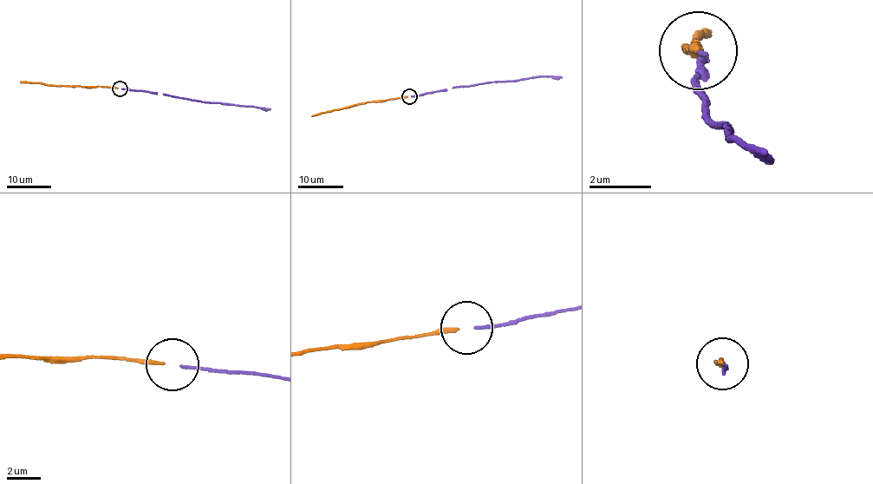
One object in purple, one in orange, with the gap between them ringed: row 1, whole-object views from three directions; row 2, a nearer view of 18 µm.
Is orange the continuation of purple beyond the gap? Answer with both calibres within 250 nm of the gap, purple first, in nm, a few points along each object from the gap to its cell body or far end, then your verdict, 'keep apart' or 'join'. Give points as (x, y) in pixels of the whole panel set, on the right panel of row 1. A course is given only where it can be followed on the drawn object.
170/240 nm | purple via (700, 50), (705, 121), (732, 123), (729, 140), (739, 137), (765, 156) | orange via (695, 51), (696, 40), (679, 47), (706, 39) | join

